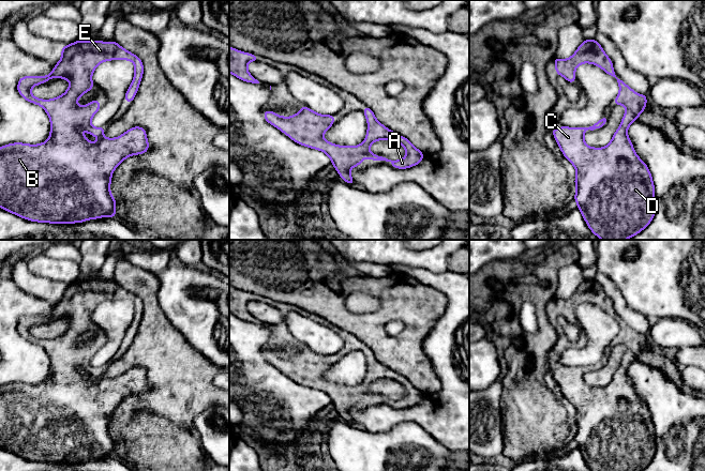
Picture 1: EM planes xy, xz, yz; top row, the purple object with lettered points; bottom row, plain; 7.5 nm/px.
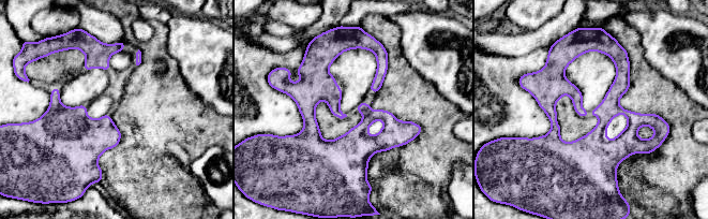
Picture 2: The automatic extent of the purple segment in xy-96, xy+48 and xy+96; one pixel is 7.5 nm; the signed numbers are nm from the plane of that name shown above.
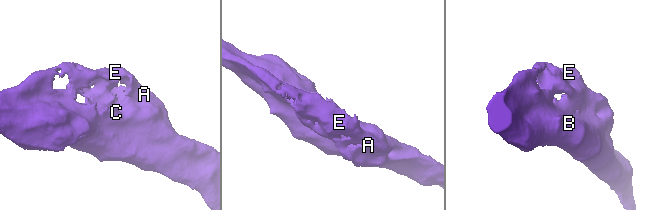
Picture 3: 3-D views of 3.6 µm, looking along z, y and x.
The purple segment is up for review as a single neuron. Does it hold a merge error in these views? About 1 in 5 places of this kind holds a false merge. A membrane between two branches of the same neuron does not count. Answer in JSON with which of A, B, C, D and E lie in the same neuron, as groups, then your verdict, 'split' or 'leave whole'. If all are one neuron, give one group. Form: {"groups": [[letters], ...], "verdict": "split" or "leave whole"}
{"groups": [["A", "B", "C", "D", "E"]], "verdict": "leave whole"}

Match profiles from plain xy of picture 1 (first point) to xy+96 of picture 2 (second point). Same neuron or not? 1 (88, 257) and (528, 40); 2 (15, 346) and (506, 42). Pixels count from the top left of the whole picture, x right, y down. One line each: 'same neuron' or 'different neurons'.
1: same neuron
2: different neurons

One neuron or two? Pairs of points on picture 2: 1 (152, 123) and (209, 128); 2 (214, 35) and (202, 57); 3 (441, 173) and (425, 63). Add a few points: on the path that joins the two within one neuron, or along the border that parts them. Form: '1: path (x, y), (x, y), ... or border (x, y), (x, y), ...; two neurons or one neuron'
1: path (166, 123), (192, 123), (195, 126); one neuron
2: path (209, 41), (205, 45), (205, 52); one neuron
3: border (408, 63), (445, 98); two neurons

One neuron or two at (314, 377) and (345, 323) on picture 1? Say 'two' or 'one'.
two

